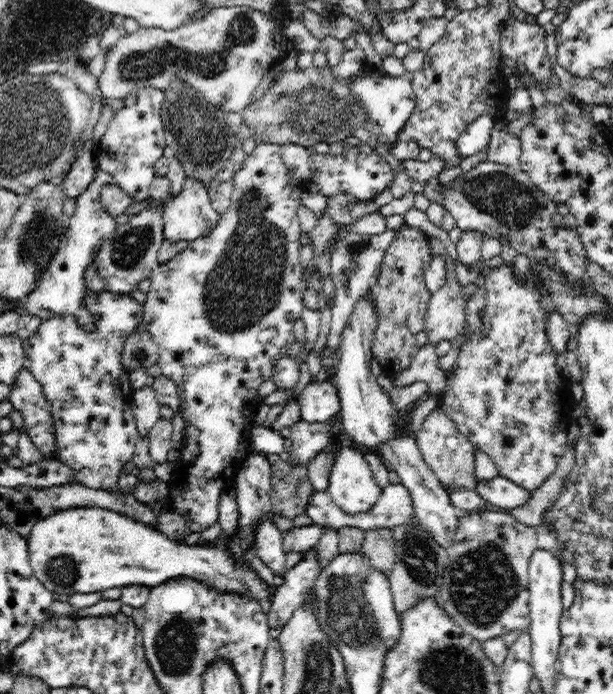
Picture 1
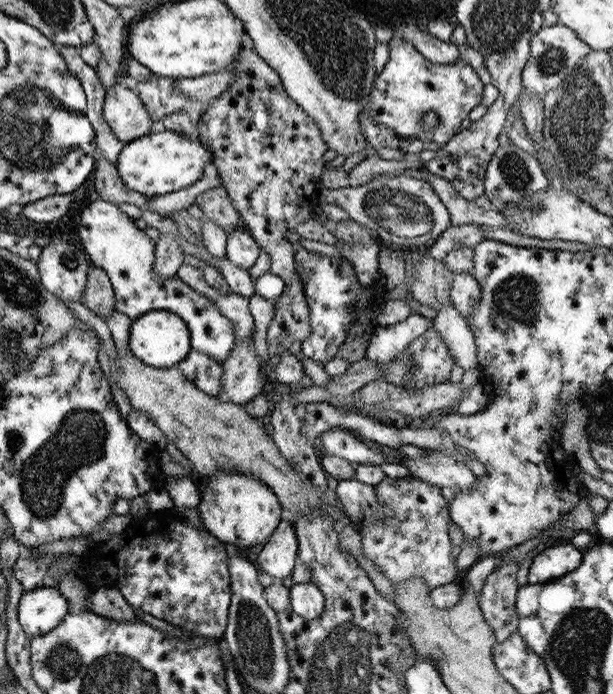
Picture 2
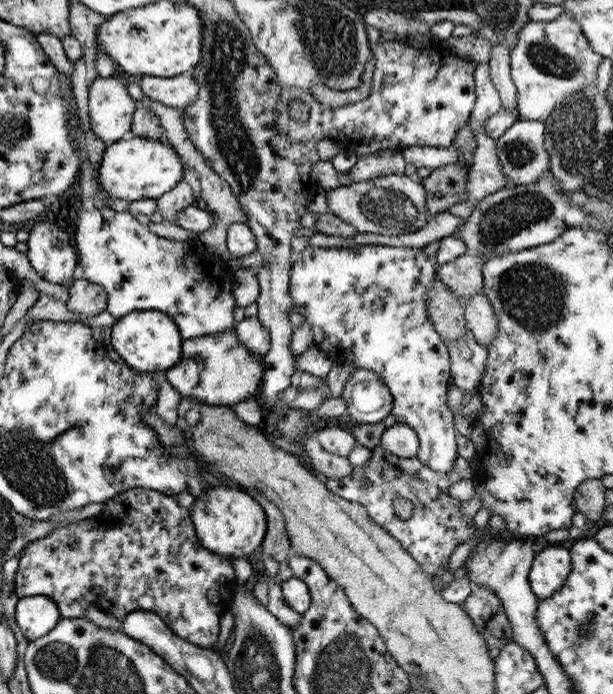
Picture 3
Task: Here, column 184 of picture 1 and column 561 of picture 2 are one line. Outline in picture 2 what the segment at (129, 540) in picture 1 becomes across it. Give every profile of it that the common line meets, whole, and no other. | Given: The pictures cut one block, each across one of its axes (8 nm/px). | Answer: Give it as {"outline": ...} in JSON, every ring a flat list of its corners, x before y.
{"outline":[[569,542,542,546,530,562,527,584,551,585,555,579,572,572,579,566,583,558,581,554,582,551,573,547]]}

